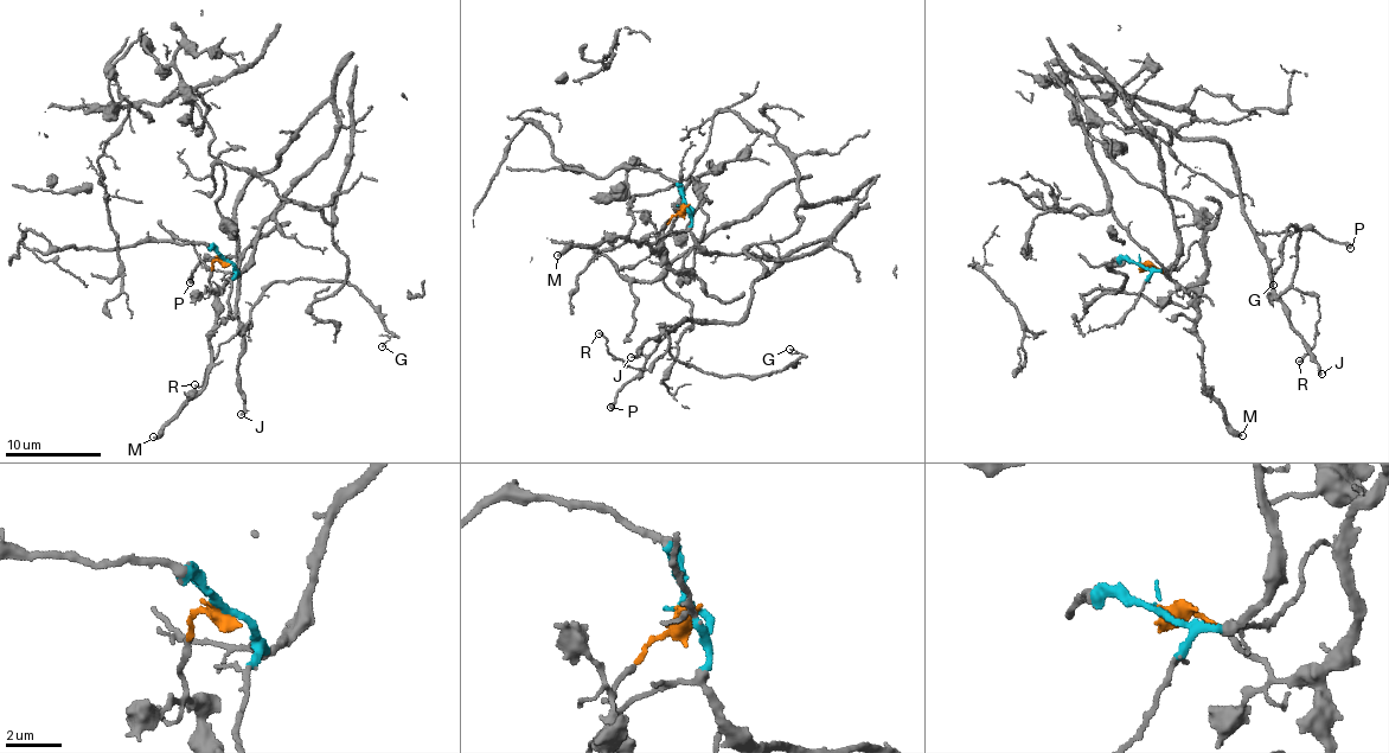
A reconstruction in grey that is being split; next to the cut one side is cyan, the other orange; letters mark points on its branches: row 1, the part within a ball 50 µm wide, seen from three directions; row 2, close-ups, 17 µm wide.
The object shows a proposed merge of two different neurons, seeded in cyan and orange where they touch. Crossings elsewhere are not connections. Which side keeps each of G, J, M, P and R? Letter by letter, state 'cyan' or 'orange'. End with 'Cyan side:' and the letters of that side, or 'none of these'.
G: cyan
J: cyan
M: orange
P: cyan
R: cyan
Cyan side: G, J, P, R

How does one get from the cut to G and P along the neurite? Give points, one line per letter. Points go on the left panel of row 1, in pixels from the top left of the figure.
G: (225, 260), (250, 266), (322, 158), (328, 101), (244, 187), (236, 318), (275, 282), (346, 280), (382, 345)
P: (225, 260), (250, 266), (257, 228), (322, 158), (328, 101), (244, 187), (235, 255), (200, 261), (190, 282)

